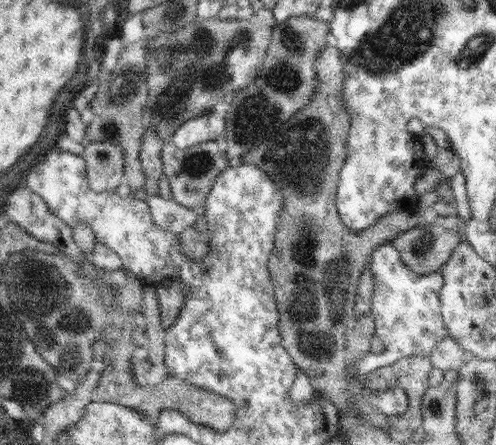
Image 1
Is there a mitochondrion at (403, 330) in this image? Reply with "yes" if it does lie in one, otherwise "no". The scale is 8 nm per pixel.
no

